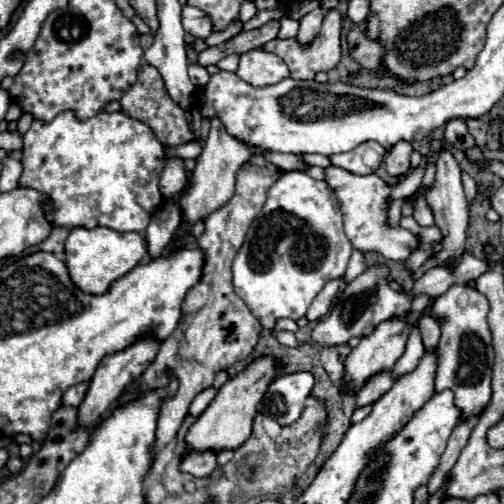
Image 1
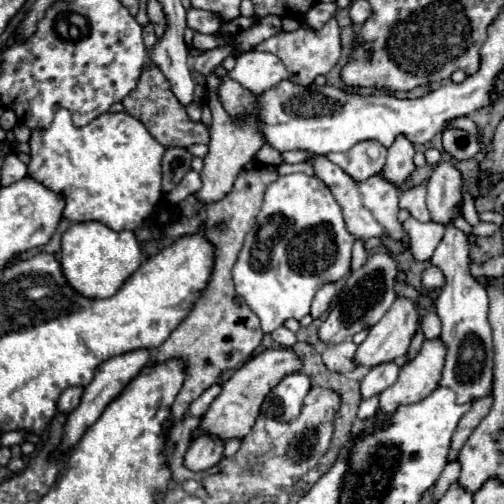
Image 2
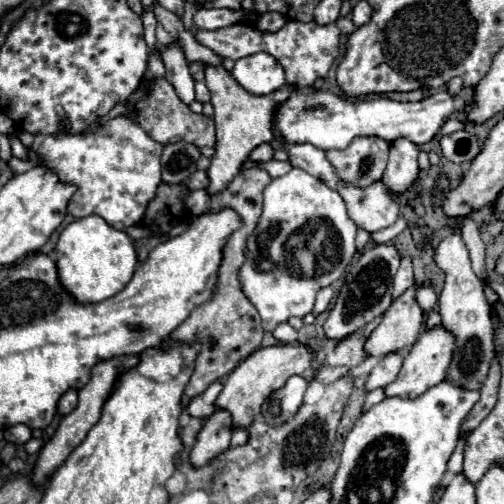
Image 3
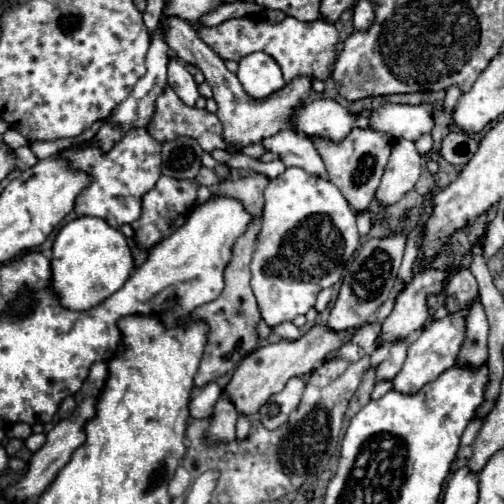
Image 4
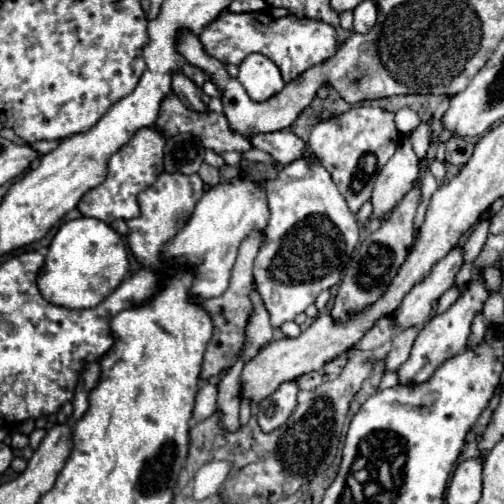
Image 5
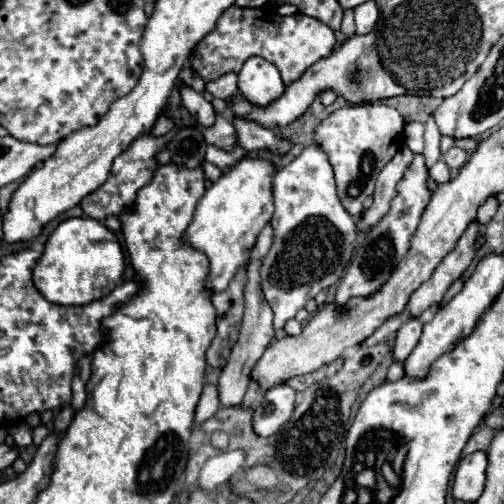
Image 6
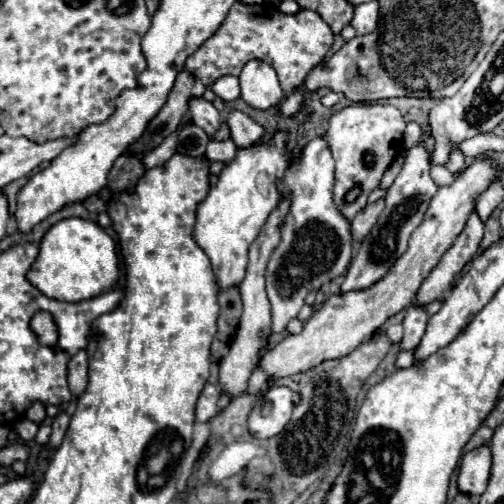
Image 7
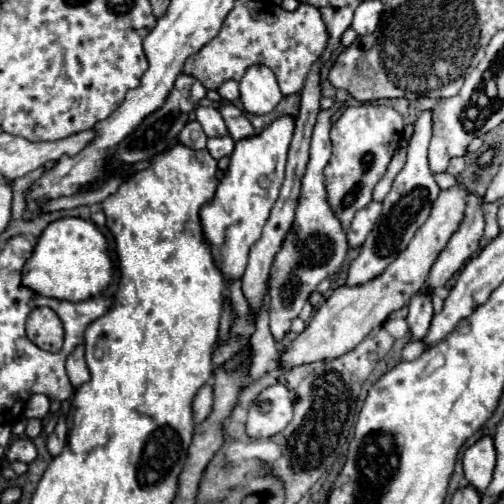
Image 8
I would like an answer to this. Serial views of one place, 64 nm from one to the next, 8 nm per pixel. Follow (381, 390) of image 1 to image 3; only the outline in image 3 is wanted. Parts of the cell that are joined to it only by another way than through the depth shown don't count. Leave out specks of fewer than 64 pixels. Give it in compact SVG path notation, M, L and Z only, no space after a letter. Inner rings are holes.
M392 354L392 356L384 356L376 368L370 372L368 380L366 380L366 392L376 390L376 388L386 388L388 384L392 384L400 372L402 366L402 356L400 354Z

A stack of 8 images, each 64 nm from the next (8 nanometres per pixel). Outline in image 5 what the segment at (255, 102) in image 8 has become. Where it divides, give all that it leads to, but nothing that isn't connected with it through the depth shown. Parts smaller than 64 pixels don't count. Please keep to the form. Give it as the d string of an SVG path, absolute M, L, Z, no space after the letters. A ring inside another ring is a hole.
M250 54L244 58L240 64L238 82L256 102L264 102L284 88L278 66L264 54Z

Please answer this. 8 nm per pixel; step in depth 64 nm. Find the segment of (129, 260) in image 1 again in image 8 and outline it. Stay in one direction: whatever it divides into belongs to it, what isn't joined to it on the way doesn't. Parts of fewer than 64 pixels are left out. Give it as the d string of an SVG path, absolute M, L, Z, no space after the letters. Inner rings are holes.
M60 218L52 222L32 252L32 258L24 266L22 280L34 292L68 300L68 302L82 302L94 296L100 296L102 290L112 282L114 262L108 252L106 236L94 226L94 222L82 218Z

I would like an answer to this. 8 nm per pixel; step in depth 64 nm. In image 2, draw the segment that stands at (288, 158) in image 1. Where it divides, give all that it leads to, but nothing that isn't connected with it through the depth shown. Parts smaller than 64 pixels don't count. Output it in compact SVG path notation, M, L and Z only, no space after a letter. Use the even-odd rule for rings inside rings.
M264 144L264 146L260 148L260 152L256 154L256 158L258 158L260 162L264 162L264 164L272 164L272 166L280 166L280 164L284 164L282 154L276 152L276 150L274 150L272 146L268 146L268 144Z

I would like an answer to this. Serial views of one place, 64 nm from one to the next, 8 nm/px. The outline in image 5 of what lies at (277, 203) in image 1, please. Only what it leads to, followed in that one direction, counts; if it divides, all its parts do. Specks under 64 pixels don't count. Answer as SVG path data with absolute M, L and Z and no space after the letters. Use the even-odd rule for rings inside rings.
M296 160L264 184L270 218L264 244L254 260L254 286L274 328L314 304L316 296L342 280L342 272L358 244L360 228L344 196L318 160Z

